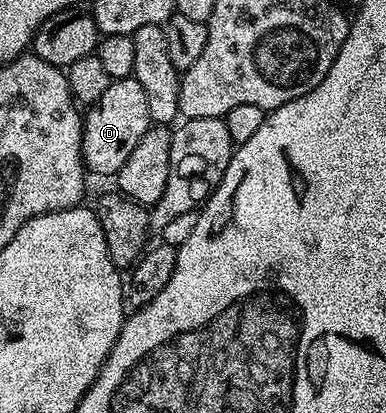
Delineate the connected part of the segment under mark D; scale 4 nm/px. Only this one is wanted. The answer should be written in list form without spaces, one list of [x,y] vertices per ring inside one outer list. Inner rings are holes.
[[[134,77],[113,80],[104,95],[87,107],[82,121],[84,131],[80,141],[80,154],[84,158],[85,167],[91,173],[93,170],[96,174],[108,176],[115,176],[124,167],[126,160],[130,160],[130,152],[134,152],[138,145],[138,140],[142,140],[149,126],[153,125],[146,91]]]

